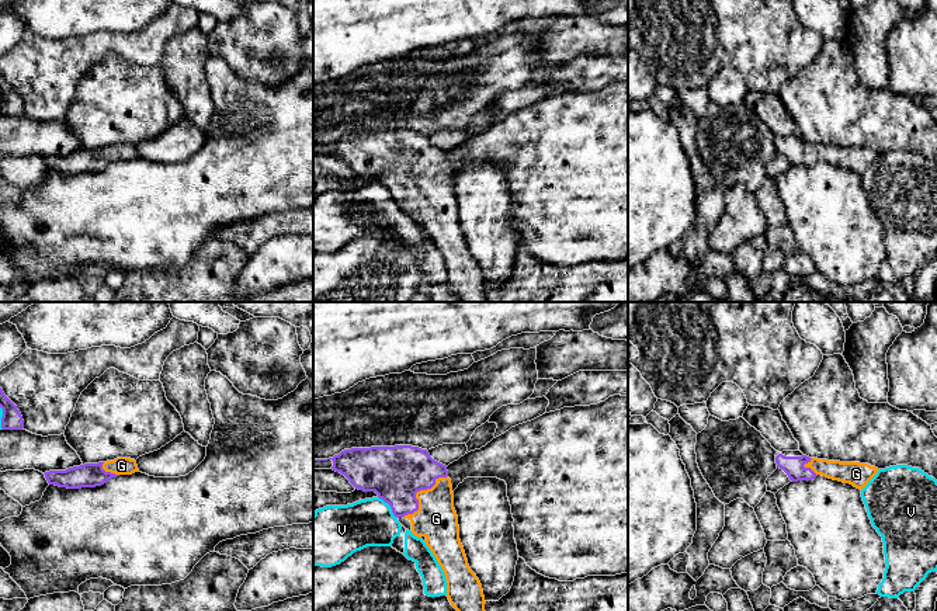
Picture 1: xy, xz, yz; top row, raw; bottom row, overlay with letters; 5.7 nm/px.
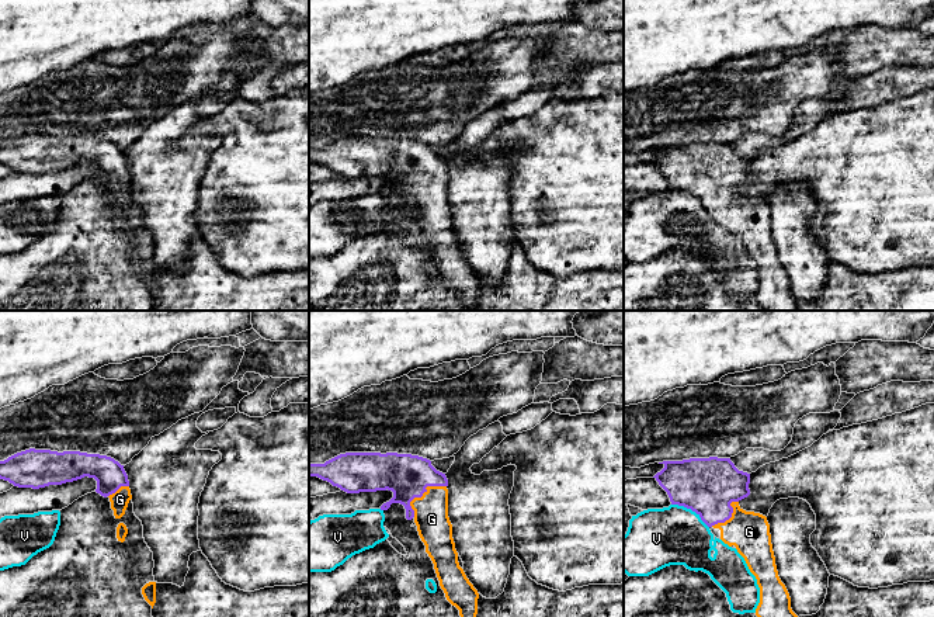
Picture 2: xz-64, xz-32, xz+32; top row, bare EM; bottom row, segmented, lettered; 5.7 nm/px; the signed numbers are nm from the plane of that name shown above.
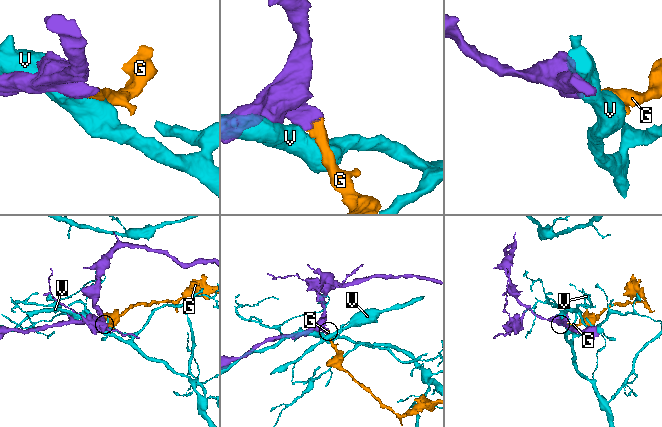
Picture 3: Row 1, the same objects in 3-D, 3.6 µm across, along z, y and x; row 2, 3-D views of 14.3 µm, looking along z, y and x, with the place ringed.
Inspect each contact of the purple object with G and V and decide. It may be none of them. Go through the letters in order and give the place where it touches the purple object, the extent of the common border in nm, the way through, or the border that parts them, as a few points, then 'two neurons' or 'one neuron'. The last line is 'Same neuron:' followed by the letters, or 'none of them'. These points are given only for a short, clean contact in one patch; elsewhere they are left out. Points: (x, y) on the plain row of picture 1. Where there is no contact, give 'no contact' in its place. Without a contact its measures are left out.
G: meets purple in xz at (417, 176); contact 360 nm long; runs through xz (395, 159), (402, 160), (417, 176), (427, 186), (436, 204); one neuron
V: meets purple in xz at (391, 193); contact 170 nm long; two neurons
Same neuron: G

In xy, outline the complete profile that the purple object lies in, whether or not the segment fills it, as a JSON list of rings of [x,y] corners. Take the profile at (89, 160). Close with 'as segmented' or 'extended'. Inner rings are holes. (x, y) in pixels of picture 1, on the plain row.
[[[117,143],[114,146],[84,149],[66,156],[45,157],[49,170],[67,174],[96,173],[107,169],[119,160],[132,160],[138,157],[135,145]]]; extended

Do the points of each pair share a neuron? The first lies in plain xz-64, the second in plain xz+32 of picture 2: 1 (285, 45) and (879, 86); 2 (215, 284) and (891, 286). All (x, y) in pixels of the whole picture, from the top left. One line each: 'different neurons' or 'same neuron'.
1: different neurons
2: same neuron

